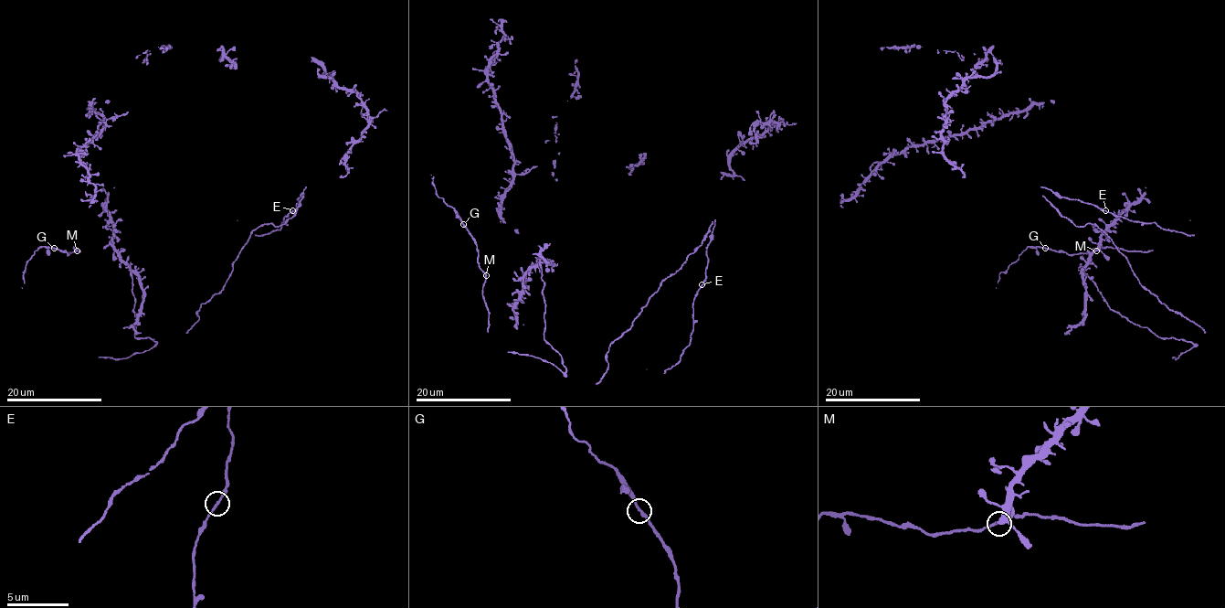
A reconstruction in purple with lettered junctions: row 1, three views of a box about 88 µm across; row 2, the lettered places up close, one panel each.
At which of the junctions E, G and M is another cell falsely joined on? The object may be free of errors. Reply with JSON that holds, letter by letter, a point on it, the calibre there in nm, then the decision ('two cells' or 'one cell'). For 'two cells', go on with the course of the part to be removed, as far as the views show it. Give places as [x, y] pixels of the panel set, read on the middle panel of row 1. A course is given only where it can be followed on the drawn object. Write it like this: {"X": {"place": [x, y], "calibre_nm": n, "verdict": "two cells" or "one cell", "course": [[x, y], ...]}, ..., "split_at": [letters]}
{"E": {"place": [702, 284], "calibre_nm": 190, "verdict": "one cell"}, "G": {"place": [463, 224], "calibre_nm": 190, "verdict": "one cell"}, "M": {"place": [486, 275], "calibre_nm": 180, "verdict": "one cell"}, "split_at": []}

